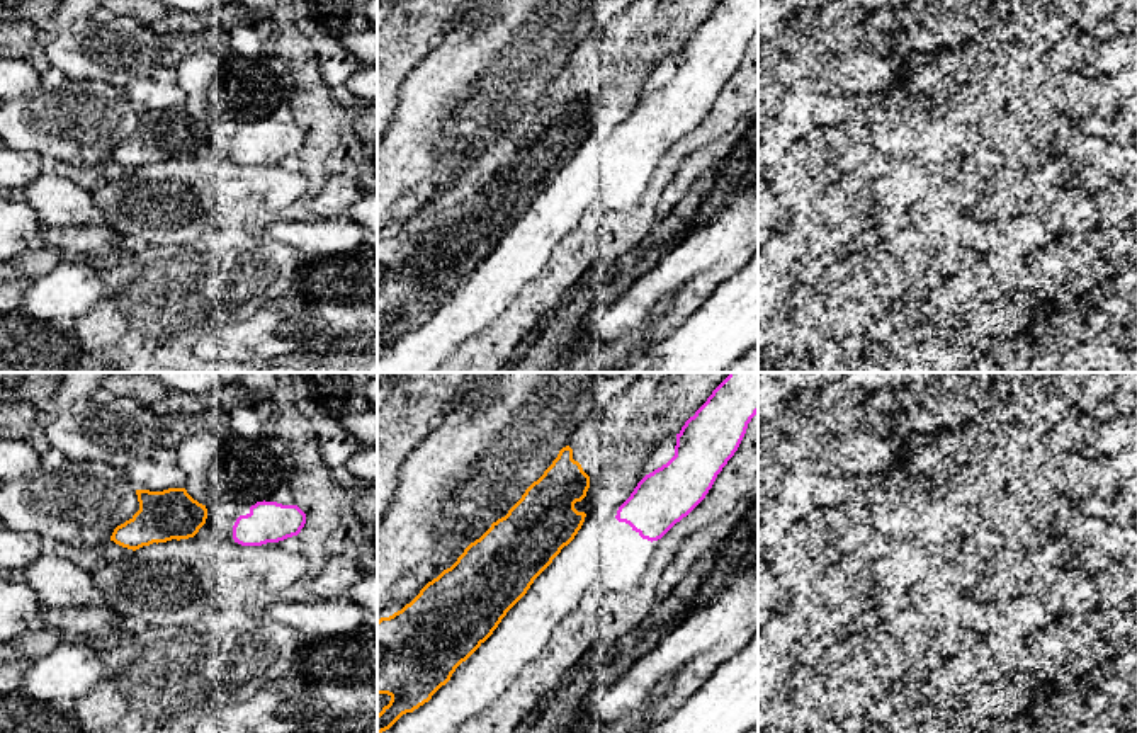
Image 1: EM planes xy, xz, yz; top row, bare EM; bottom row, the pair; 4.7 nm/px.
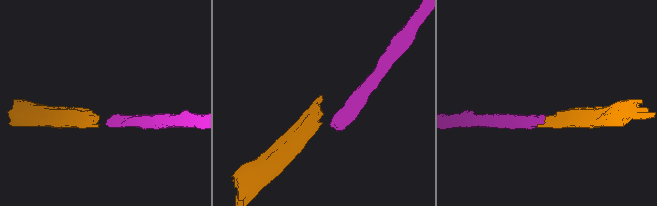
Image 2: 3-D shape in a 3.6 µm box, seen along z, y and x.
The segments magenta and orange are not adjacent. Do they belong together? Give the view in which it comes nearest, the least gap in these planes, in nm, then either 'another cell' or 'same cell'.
nearest in xy; 130 nm apart; another cell

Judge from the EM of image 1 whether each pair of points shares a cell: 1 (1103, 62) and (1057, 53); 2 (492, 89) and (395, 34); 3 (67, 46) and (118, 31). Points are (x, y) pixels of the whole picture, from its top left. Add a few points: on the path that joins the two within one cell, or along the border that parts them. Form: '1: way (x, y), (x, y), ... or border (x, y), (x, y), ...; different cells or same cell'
1: way (1091, 58), (1083, 53), (1069, 53); same cell
2: border (432, 50), (401, 84); different cells
3: way (79, 46), (102, 46), (106, 43); same cell

